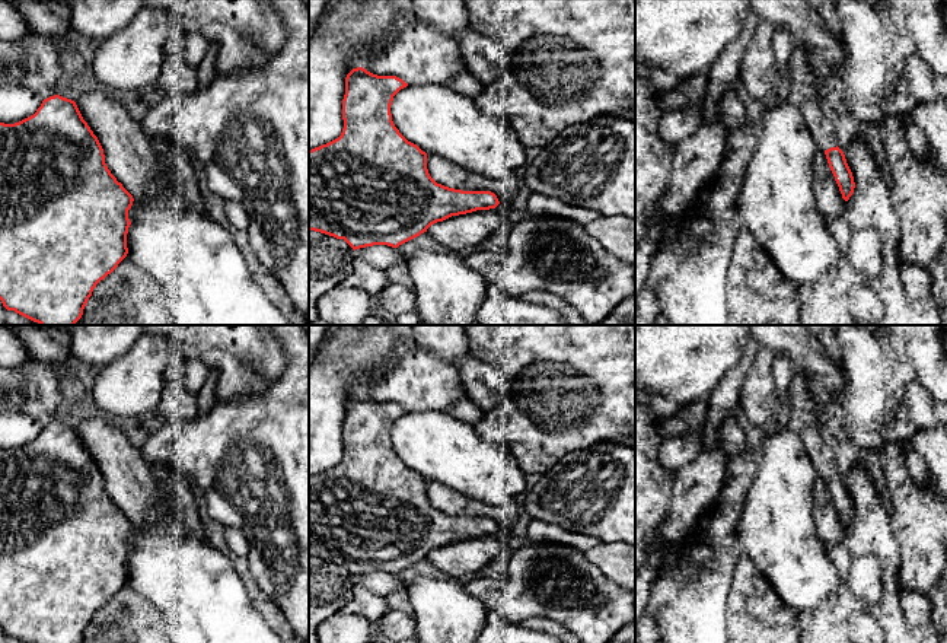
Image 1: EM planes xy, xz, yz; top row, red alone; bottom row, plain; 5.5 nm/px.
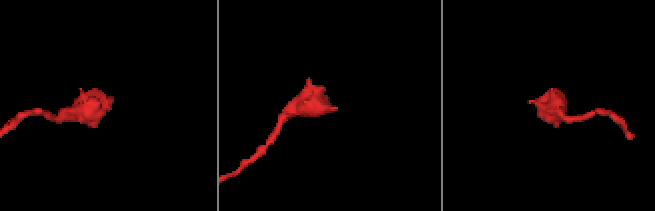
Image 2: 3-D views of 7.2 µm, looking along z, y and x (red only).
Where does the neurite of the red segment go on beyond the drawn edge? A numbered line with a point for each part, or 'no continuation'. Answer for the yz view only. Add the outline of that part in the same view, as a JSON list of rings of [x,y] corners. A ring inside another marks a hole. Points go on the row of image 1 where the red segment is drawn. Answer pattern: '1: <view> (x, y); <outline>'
1: yz (820, 127); [[[806,101],[800,108],[819,150],[836,147],[836,134],[832,121],[814,101]]]

